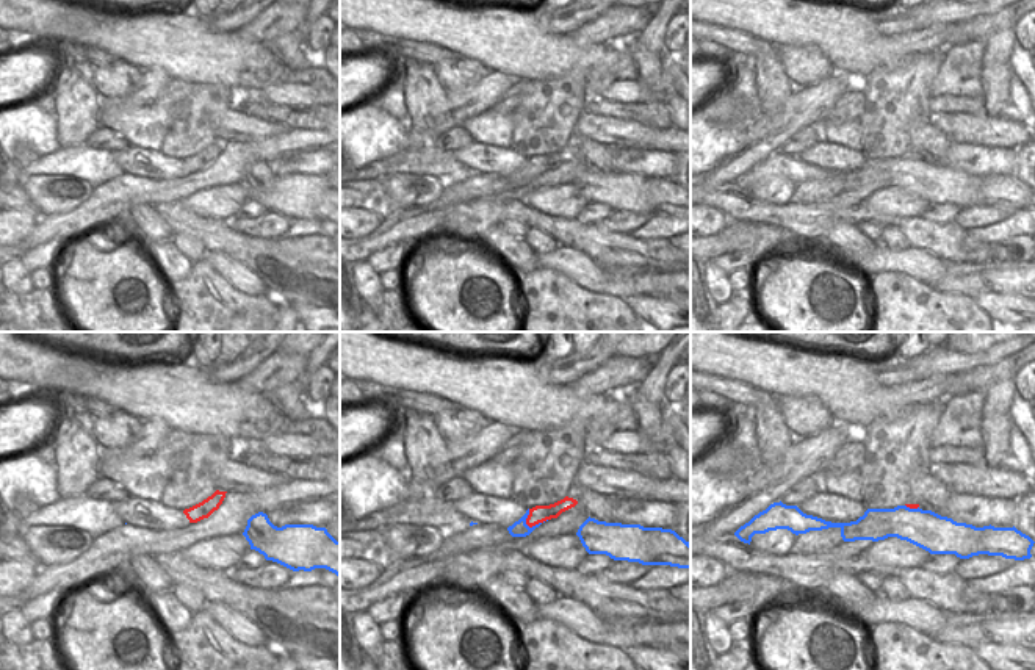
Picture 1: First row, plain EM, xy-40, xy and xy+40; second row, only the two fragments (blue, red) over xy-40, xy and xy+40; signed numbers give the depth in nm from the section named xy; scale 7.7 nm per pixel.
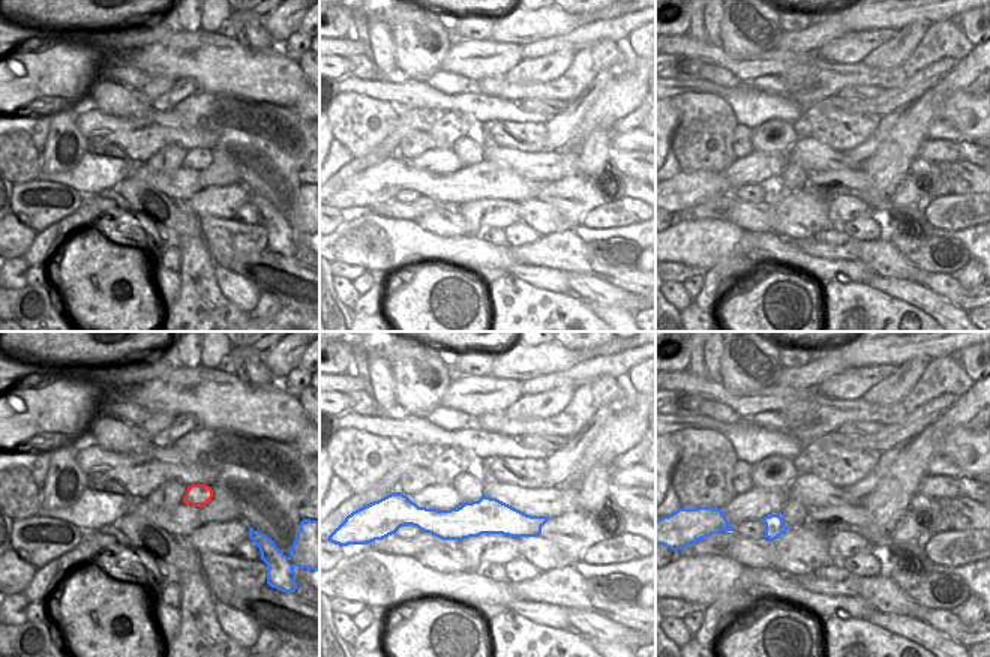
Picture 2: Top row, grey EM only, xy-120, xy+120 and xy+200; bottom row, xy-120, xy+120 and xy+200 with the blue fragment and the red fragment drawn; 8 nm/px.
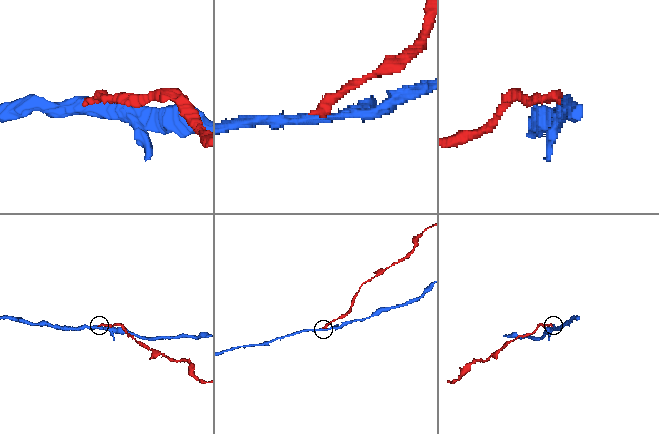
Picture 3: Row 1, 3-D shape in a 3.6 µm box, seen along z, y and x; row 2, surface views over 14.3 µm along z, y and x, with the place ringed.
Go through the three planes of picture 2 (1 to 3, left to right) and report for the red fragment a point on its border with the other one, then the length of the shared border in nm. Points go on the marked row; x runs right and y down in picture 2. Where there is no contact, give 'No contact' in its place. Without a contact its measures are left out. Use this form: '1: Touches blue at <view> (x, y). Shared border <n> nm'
1: No contact
2: No contact
3: No contact

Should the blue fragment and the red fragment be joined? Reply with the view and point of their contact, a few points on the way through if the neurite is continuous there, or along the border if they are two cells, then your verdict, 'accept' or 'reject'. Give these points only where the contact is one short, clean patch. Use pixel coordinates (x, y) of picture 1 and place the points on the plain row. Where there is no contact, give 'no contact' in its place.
meets blue in xy at (536, 174); border along xy (547, 168), (531, 176), (525, 172); reject

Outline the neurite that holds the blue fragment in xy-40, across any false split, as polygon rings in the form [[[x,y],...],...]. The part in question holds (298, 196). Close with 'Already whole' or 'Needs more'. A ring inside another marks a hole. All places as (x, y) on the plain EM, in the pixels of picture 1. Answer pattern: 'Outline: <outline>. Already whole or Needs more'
Outline: [[[258,161],[247,169],[243,185],[251,199],[263,204],[266,210],[293,221],[326,218],[340,227],[340,191],[326,177],[313,174],[277,177],[266,163]]]. Already whole

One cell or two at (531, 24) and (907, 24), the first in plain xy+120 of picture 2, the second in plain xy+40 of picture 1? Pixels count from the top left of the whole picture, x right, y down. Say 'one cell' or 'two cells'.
two cells

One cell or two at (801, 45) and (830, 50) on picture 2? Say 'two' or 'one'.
two

